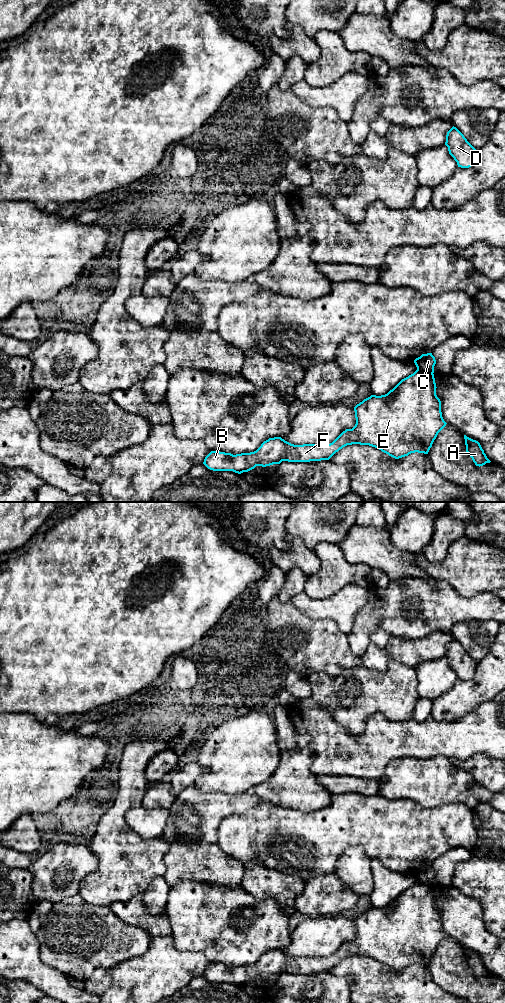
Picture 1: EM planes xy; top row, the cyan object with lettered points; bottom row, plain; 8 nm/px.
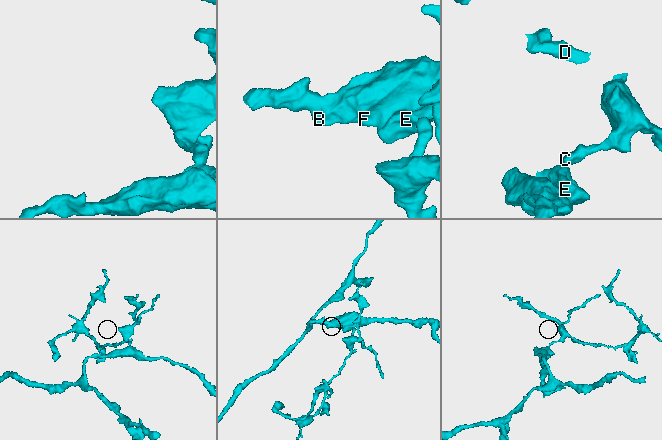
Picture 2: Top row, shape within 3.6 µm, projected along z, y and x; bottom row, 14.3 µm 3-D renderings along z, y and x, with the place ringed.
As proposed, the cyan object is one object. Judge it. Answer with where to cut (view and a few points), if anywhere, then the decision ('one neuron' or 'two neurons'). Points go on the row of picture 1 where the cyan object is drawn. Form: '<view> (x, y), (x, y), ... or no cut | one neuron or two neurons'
xy (417, 369), (432, 373) | two neurons

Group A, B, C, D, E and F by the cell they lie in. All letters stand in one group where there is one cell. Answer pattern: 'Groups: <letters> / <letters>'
Groups: A B E F / C D

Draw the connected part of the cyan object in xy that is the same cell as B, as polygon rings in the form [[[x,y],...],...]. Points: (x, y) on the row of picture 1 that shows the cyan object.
[[[416,370],[402,379],[387,394],[371,395],[354,407],[356,424],[352,429],[343,431],[328,445],[294,445],[281,437],[269,438],[254,452],[233,455],[220,451],[211,451],[203,464],[213,471],[233,471],[241,474],[256,466],[270,466],[288,462],[310,462],[329,460],[336,452],[347,445],[360,444],[375,447],[389,456],[399,459],[411,453],[428,454],[438,433],[446,426],[442,417],[441,401],[436,395],[436,383],[433,373]]]

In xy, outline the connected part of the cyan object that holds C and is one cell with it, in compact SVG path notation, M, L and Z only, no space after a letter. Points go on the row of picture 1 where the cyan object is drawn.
M432 353L422 354L414 360L417 370L434 373L434 366L436 364L435 357Z

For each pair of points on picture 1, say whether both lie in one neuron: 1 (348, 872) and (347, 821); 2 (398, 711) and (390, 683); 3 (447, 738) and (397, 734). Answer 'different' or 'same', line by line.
1: different
2: same
3: same

